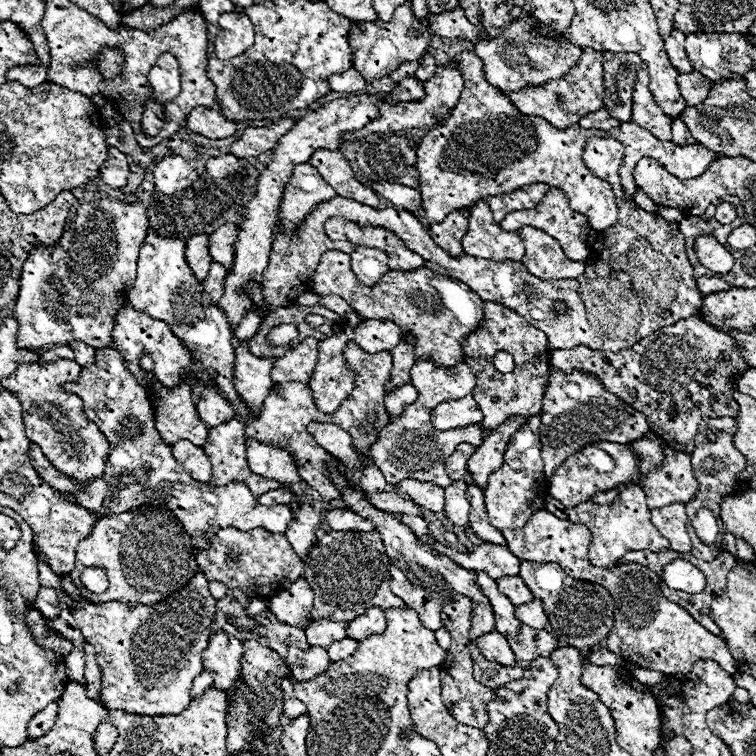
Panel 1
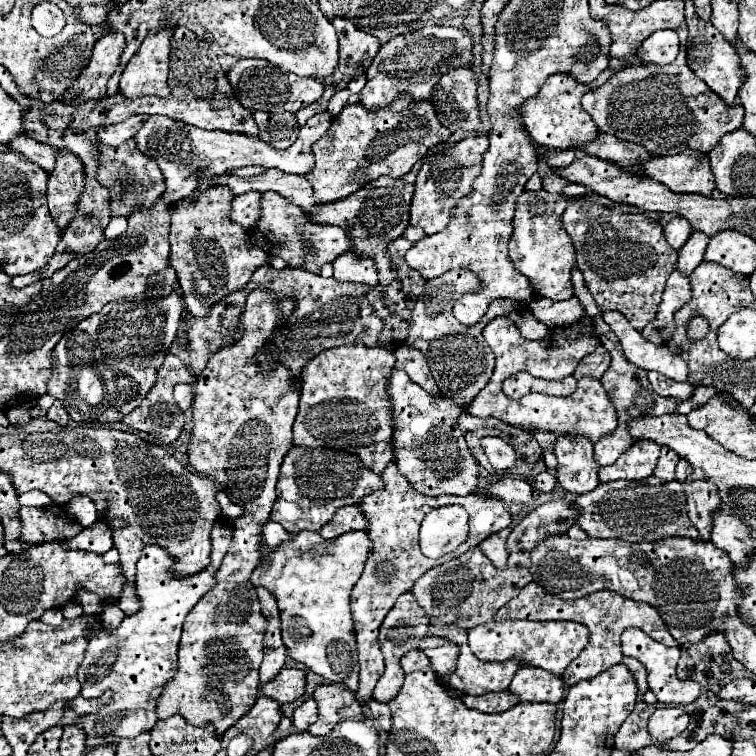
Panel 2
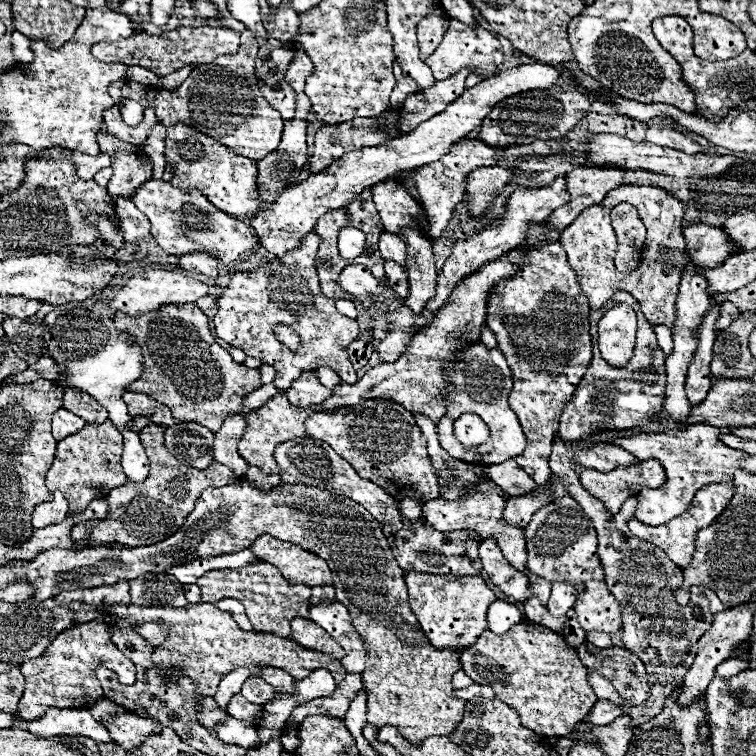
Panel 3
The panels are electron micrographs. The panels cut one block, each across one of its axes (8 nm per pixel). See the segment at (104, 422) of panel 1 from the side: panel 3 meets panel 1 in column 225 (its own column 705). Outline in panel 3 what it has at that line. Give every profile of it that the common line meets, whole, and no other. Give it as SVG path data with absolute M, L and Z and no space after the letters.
M732 482L708 484L708 486L700 488L700 492L696 492L696 496L694 496L690 508L688 508L684 514L676 516L674 520L670 520L670 522L666 522L666 524L660 524L660 526L648 526L648 524L642 524L640 520L632 518L632 520L628 522L628 528L630 528L630 532L632 532L634 536L638 536L638 538L642 538L642 540L646 540L646 542L652 542L654 546L662 548L674 564L678 564L680 568L686 568L686 566L692 562L692 554L694 554L694 548L696 548L696 544L694 544L694 542L696 542L696 534L698 534L702 528L710 526L710 524L716 520L716 516L726 508L726 504L730 504L732 494L734 494L732 488L734 488Z

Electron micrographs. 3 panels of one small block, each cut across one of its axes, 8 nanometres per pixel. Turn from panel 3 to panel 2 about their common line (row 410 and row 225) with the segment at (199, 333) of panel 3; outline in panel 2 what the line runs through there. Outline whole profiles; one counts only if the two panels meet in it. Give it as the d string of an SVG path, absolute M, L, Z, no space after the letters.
M214 186L214 188L206 190L196 202L188 204L188 202L180 200L180 202L176 202L170 208L170 214L172 214L170 266L176 270L184 294L216 296L216 302L220 302L226 294L242 290L250 282L254 270L258 270L260 266L268 264L268 254L264 250L260 250L258 246L246 244L246 230L242 226L230 222L232 198L234 198L234 194L230 192L230 188L226 188L226 186Z

